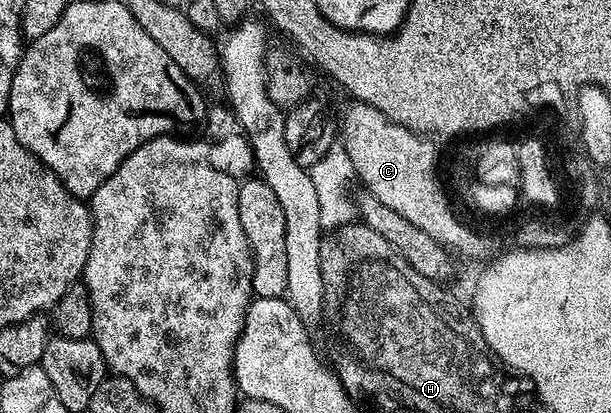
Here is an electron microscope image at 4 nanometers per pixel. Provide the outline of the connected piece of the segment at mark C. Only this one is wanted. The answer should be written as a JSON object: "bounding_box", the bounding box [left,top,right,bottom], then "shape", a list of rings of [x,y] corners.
{"bounding_box":[338,100,487,259],"shape":[[[355,100],[349,101],[347,104],[349,106],[344,110],[344,119],[339,119],[338,122],[338,134],[346,152],[349,153],[355,177],[359,184],[361,182],[364,185],[363,189],[367,193],[373,194],[378,200],[382,200],[382,204],[386,204],[386,208],[398,212],[398,216],[410,220],[410,224],[414,224],[414,228],[422,228],[422,232],[426,232],[426,236],[434,236],[434,240],[438,240],[441,246],[449,251],[457,250],[464,258],[483,259],[487,252],[487,244],[477,241],[477,238],[472,237],[467,230],[456,225],[456,222],[449,218],[448,210],[445,209],[444,198],[441,197],[435,180],[438,163],[436,163],[436,150],[431,146],[433,143],[423,134],[415,134],[412,130],[402,128],[402,124],[394,124],[394,120],[382,116],[382,112],[378,112],[378,108],[370,108],[370,104]]]}

